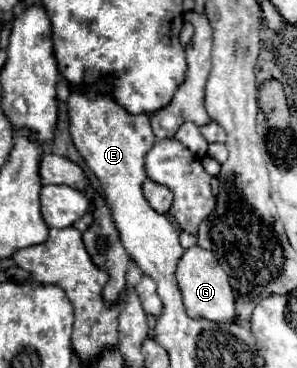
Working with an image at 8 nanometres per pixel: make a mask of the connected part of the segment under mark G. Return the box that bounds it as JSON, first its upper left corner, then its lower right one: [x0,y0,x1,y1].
[177,247,235,321]

